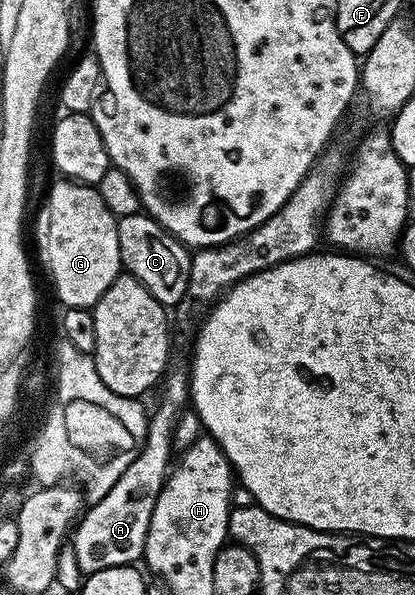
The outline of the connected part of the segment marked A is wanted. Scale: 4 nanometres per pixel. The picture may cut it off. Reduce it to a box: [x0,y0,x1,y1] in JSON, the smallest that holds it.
[71,365,190,576]

